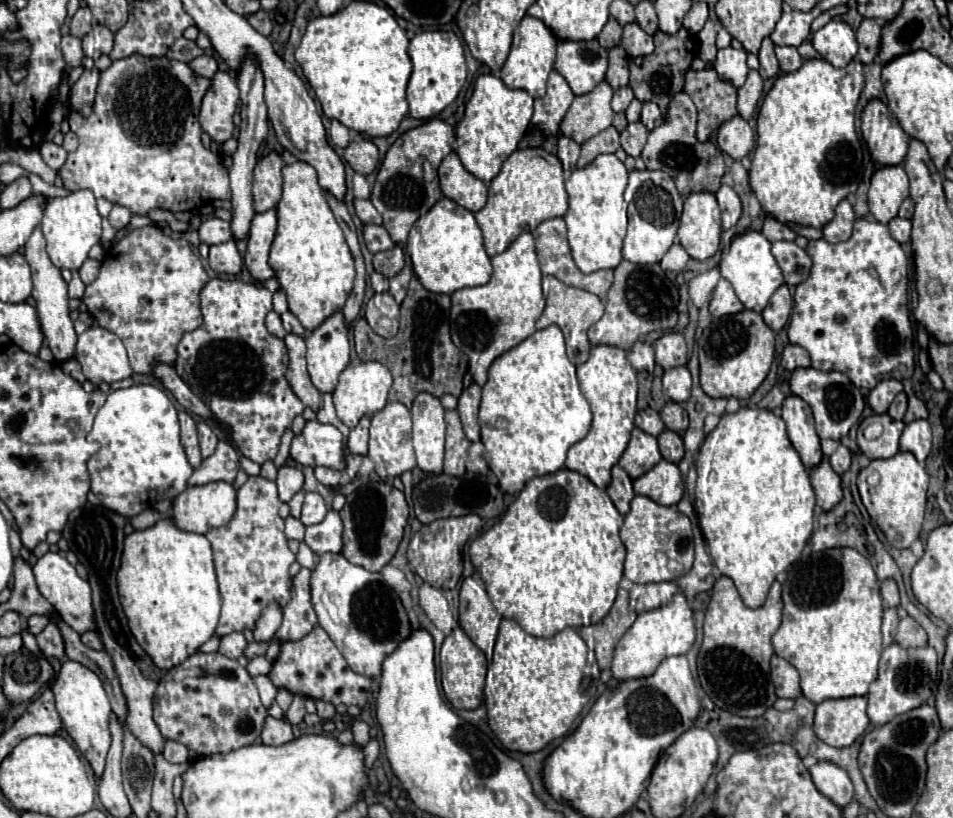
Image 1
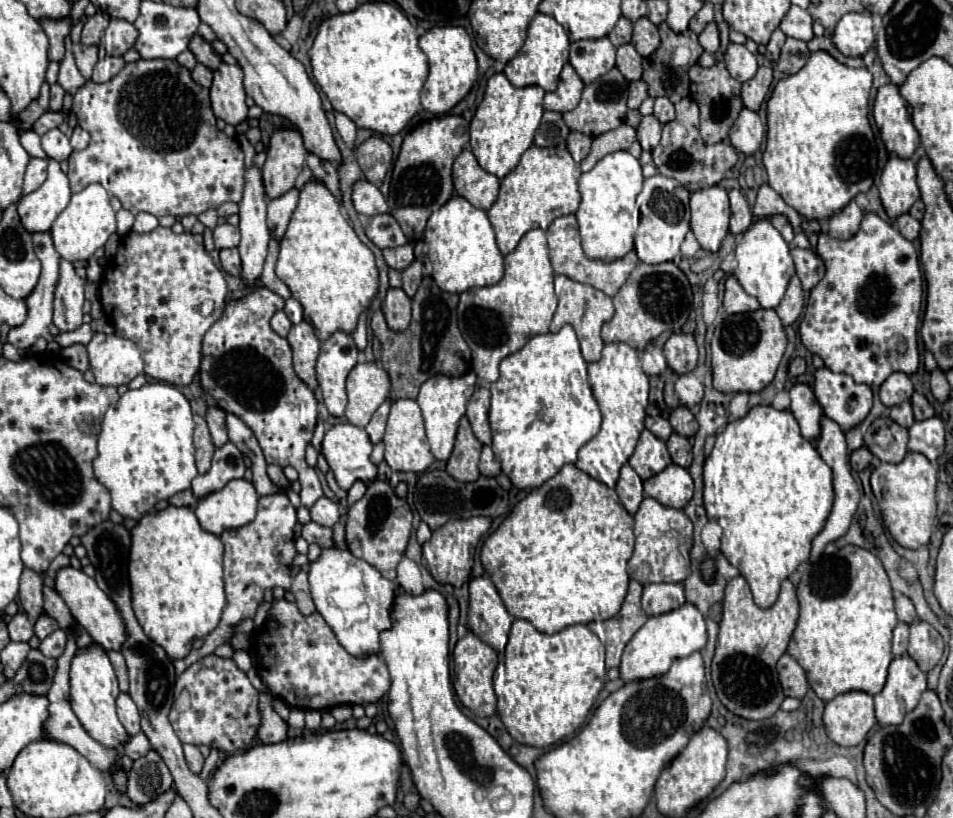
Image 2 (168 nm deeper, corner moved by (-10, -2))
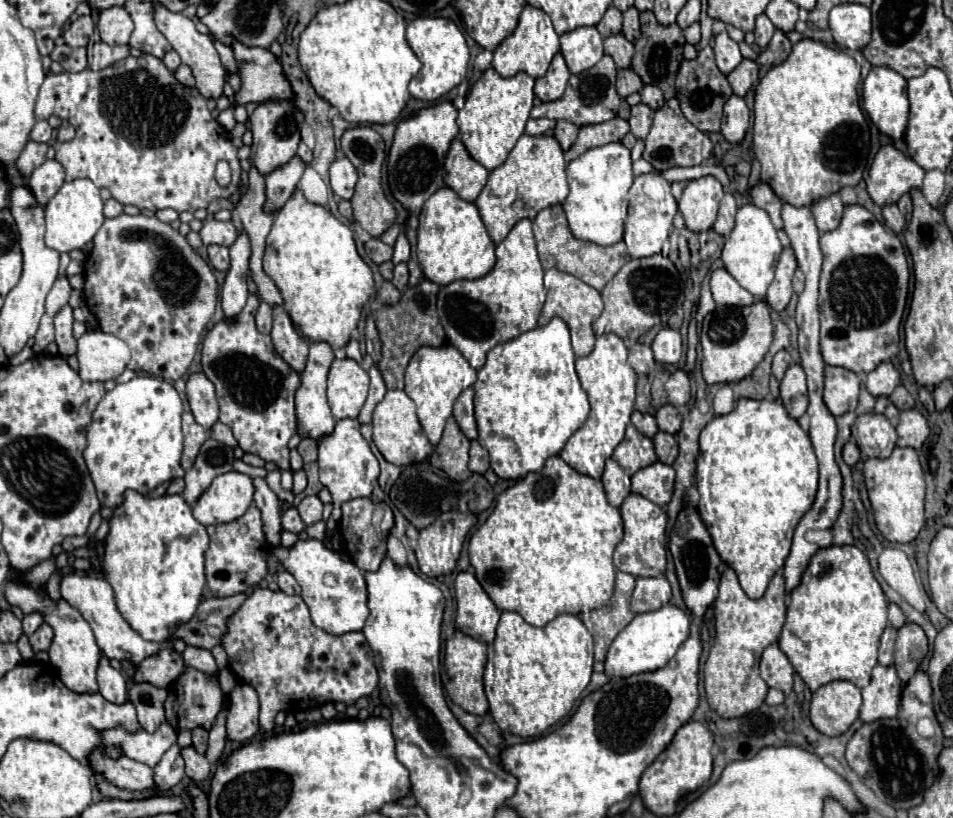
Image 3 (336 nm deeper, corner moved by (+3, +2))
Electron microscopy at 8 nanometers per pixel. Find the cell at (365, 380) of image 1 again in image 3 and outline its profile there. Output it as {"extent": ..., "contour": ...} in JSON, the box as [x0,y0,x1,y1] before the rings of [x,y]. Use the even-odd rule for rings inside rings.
{"extent":[327,358,369,418],"contour":[[[335,358],[327,378],[327,400],[333,416],[357,418],[369,392],[367,372],[351,358]]]}

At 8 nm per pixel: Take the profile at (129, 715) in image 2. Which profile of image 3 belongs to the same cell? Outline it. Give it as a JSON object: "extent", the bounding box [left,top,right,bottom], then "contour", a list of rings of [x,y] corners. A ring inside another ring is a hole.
{"extent":[97,654,127,704],"contour":[[[101,654],[99,666],[97,666],[97,684],[99,684],[99,692],[109,702],[123,704],[127,700],[127,680],[121,672],[111,668],[109,658],[105,654]]]}

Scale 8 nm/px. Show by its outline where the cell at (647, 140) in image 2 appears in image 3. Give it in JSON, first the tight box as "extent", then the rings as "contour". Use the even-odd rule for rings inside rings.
{"extent":[629,104,653,138],"contour":[[[637,104],[631,108],[629,126],[631,126],[631,132],[635,134],[635,138],[647,138],[651,120],[653,120],[653,110],[647,104]]]}

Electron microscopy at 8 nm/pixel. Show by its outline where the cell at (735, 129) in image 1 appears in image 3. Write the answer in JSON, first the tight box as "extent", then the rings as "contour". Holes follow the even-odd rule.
{"extent":[721,96,749,144],"contour":[[[731,96],[725,102],[725,120],[721,124],[721,134],[731,142],[739,144],[749,128],[749,108],[741,96]]]}

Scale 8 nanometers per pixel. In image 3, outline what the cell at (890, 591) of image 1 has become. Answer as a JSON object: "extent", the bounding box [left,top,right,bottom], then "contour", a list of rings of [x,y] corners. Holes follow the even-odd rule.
{"extent":[889,604,905,630],"contour":[[[889,604],[889,624],[897,630],[905,624],[905,616],[897,604]]]}

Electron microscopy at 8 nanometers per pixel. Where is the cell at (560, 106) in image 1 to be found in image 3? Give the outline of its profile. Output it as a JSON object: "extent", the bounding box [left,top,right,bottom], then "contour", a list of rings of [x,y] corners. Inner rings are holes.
{"extent":[535,54,571,102],"contour":[[[555,54],[549,70],[545,76],[535,80],[535,96],[541,98],[541,102],[551,102],[563,96],[567,80],[569,80],[571,72],[563,60],[563,54]]]}

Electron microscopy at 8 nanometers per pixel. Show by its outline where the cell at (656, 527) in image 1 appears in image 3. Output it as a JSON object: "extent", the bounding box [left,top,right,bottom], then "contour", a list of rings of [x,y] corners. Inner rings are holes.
{"extent":[615,494,667,576],"contour":[[[629,494],[619,510],[625,524],[625,538],[615,548],[615,566],[621,572],[633,576],[661,576],[665,572],[667,562],[667,546],[665,546],[667,514],[663,512],[663,508],[643,498],[641,494]]]}

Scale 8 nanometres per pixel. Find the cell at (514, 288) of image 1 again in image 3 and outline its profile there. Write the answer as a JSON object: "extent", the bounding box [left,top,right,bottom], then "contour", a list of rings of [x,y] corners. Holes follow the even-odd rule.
{"extent":[437,220,547,370],"contour":[[[519,220],[509,236],[497,244],[497,262],[493,270],[477,280],[457,280],[441,286],[437,296],[437,312],[449,342],[479,370],[485,354],[519,334],[533,330],[545,304],[547,290],[543,286],[543,266],[537,256],[531,220]]]}

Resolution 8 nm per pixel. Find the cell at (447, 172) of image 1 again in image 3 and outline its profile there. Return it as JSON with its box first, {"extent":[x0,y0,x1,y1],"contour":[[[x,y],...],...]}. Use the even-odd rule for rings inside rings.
{"extent":[443,138,489,202],"contour":[[[455,138],[443,166],[445,184],[453,188],[463,200],[473,202],[487,184],[487,176],[489,172],[477,160],[473,160],[463,142]]]}

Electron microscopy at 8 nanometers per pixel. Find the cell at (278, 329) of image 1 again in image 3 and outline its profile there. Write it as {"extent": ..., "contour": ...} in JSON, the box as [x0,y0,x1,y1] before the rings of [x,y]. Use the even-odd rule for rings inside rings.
{"extent":[255,302,271,334],"contour":[[[261,302],[259,308],[257,308],[257,314],[255,314],[255,322],[257,322],[257,330],[263,332],[263,334],[269,334],[271,332],[271,306]]]}

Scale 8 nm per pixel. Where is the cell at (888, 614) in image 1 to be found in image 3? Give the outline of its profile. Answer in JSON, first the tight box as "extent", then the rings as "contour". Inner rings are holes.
{"extent":[879,626,897,666],"contour":[[[887,626],[881,636],[881,644],[879,644],[879,664],[885,664],[885,666],[893,664],[895,640],[897,640],[897,630],[893,626]]]}

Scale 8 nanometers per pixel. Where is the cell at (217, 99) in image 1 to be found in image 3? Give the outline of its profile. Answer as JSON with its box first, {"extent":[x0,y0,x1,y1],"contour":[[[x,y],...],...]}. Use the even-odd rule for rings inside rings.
{"extent":[153,2,225,98],"contour":[[[153,2],[153,8],[155,8],[153,20],[155,20],[157,30],[169,40],[173,50],[181,56],[181,62],[191,68],[191,72],[195,76],[195,82],[197,82],[197,90],[205,98],[219,98],[223,94],[223,86],[225,86],[225,70],[219,62],[219,54],[217,54],[213,42],[207,36],[199,34],[197,28],[195,28],[195,22],[191,18],[183,16],[181,12],[171,12],[169,8],[165,8],[159,2]]]}

